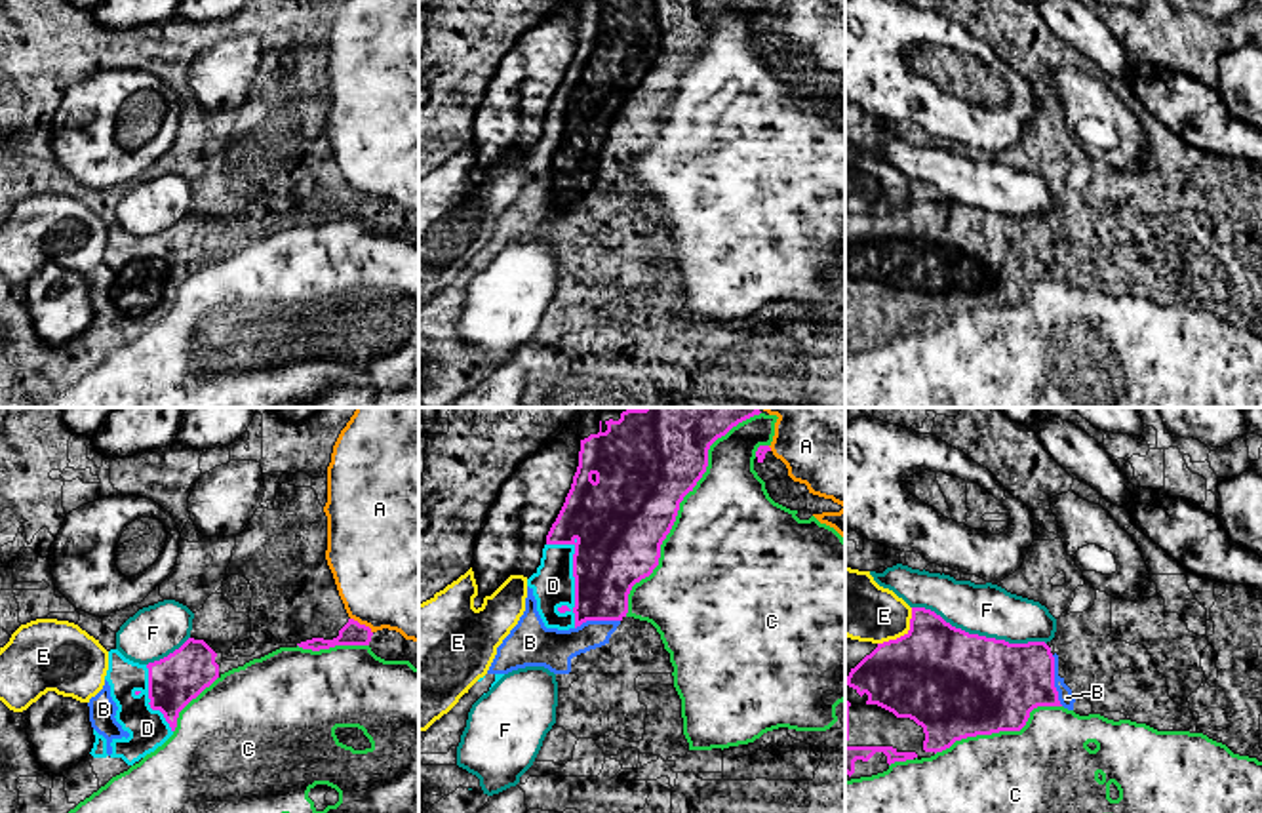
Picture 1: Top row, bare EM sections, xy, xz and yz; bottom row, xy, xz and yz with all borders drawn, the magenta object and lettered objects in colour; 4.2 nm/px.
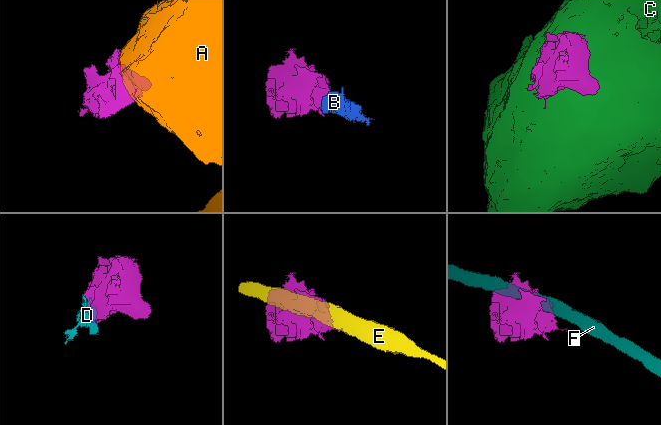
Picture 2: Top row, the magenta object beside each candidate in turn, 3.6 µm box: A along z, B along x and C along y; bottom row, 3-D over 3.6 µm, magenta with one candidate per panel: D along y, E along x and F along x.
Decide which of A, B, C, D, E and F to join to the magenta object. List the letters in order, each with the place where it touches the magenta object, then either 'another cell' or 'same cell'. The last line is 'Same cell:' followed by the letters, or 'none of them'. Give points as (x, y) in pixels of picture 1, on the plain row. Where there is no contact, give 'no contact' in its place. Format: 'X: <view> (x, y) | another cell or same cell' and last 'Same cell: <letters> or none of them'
A: xy (362, 198) | another cell
B: yz (1053, 254) | same cell
C: xz (674, 94) | another cell
D: xz (575, 157) | same cell
E: yz (905, 208) | another cell
F: yz (977, 208) | another cell
Same cell: B, D

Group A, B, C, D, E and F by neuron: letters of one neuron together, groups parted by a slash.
A / B D / C / E / F

